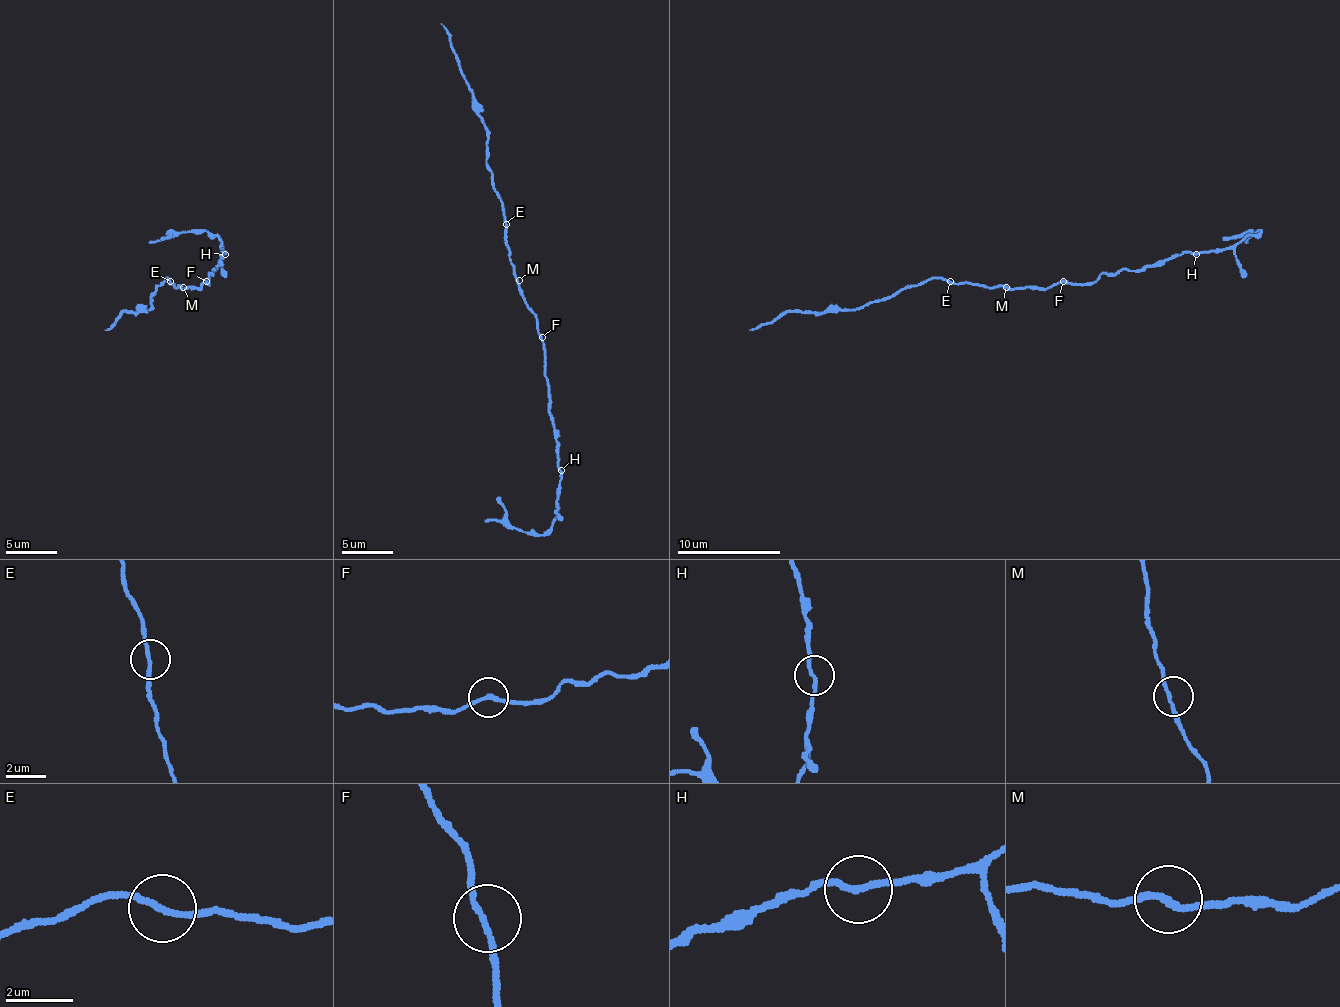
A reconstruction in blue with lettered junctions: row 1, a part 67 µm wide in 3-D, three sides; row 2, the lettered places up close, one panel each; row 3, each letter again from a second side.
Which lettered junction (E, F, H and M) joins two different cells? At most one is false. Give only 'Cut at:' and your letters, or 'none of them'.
Cut at: H

